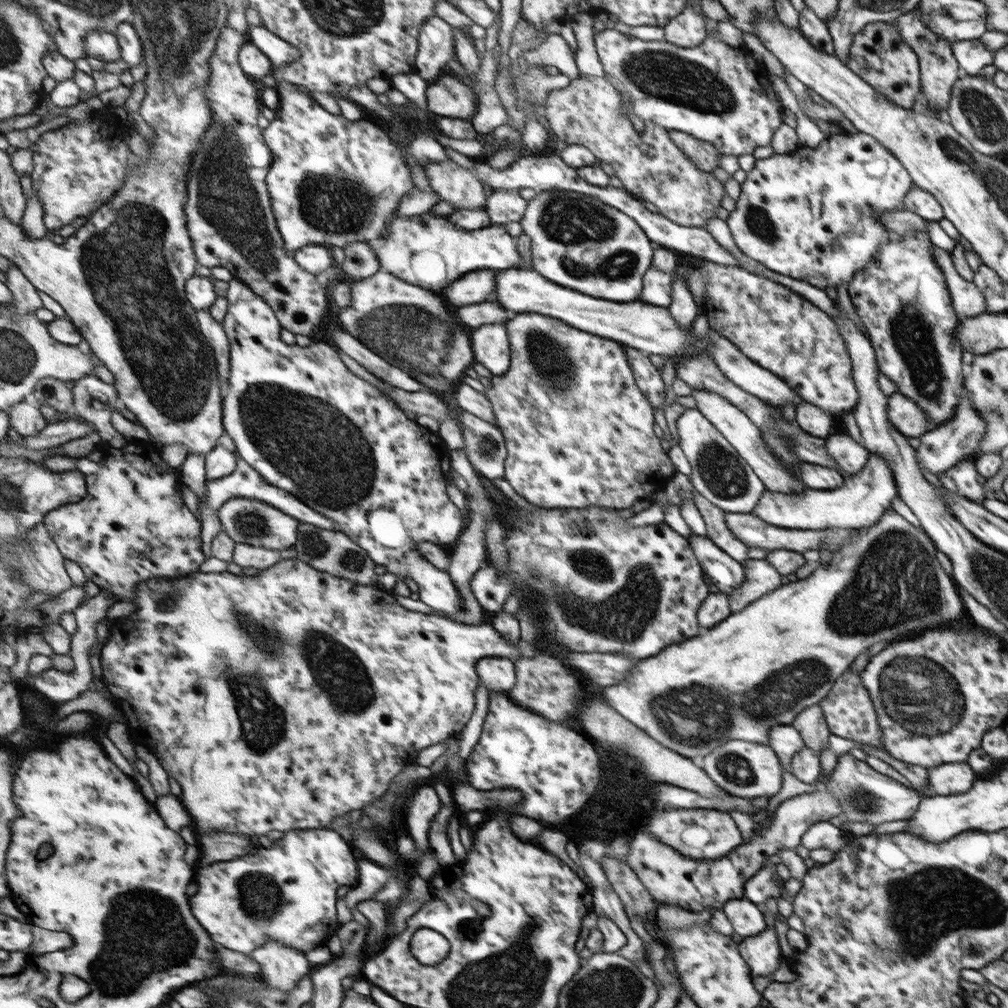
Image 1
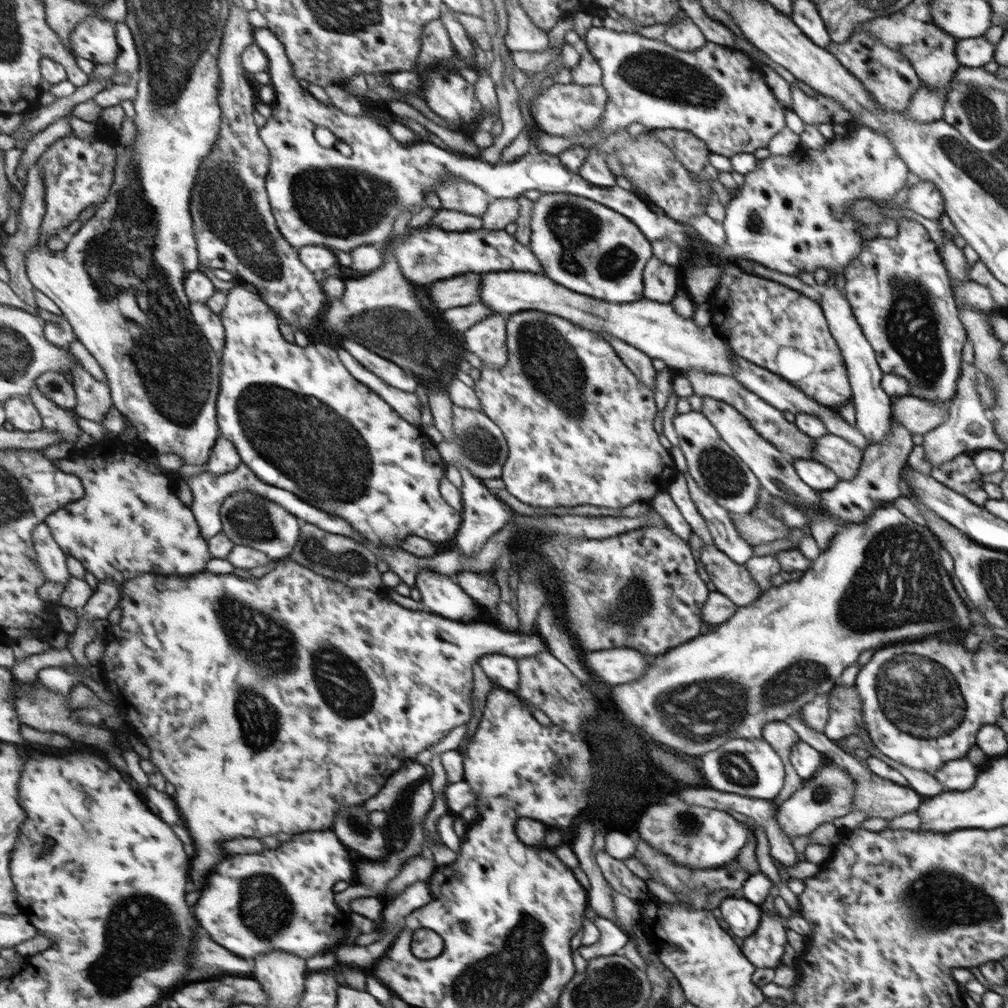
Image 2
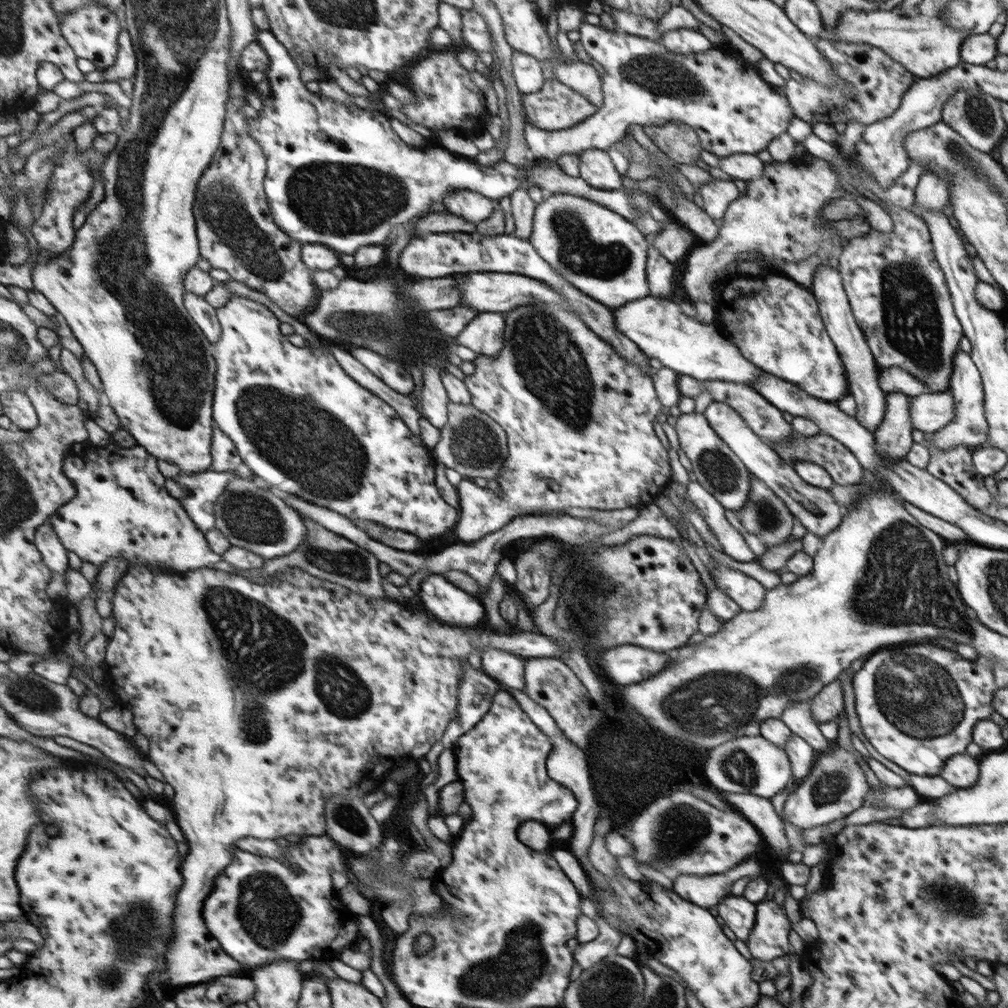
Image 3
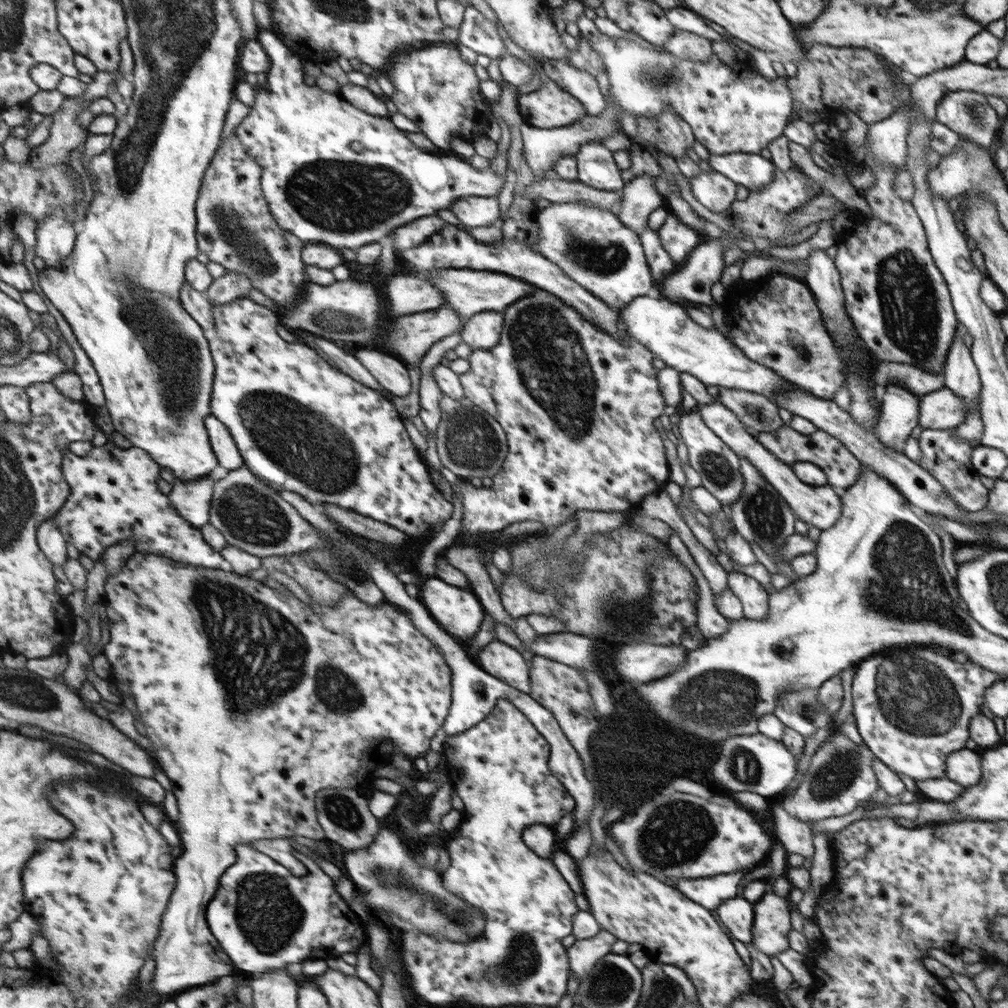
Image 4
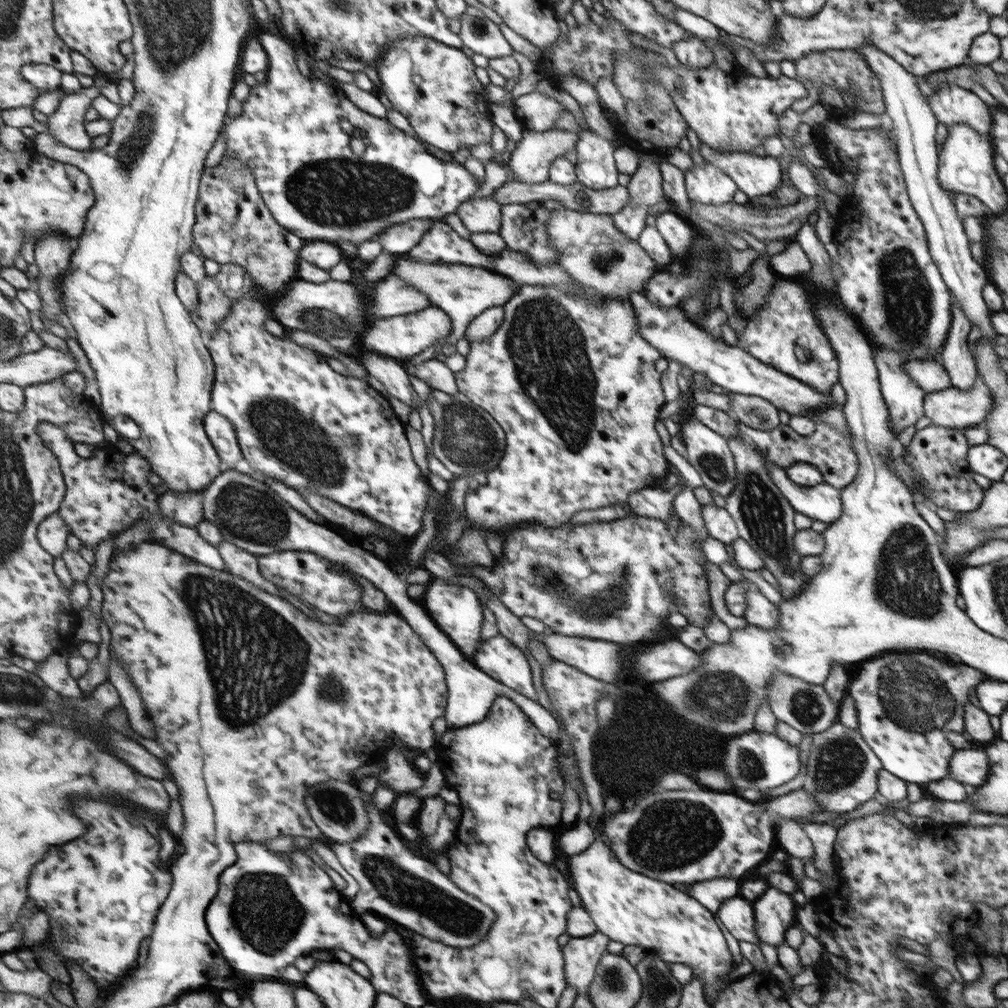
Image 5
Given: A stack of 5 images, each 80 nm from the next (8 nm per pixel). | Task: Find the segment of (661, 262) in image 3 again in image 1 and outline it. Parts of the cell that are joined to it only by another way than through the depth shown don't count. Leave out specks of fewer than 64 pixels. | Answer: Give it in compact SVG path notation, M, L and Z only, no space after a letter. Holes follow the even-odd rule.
M653 266L644 272L640 302L666 307L671 300L673 272L661 272Z

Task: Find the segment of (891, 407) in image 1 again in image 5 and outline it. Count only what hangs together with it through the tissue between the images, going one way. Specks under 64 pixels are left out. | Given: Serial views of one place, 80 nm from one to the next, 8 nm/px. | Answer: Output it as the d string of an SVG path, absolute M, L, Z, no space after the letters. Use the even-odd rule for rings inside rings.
M979 373L969 390L949 387L924 396L924 416L931 426L962 429L976 425L992 407L992 398Z

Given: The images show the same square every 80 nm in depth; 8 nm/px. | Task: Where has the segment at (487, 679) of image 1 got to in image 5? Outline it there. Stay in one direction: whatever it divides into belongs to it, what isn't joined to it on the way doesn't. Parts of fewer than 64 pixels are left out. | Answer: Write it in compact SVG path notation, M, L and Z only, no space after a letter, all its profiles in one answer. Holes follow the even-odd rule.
M497 634L482 642L473 662L492 676L493 680L516 690L520 695L536 700L527 660L521 649L504 635Z

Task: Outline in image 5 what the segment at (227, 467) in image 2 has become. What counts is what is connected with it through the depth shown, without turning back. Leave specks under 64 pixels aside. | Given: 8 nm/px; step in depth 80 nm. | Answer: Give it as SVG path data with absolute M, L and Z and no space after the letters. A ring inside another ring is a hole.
M211 410L204 418L204 423L209 438L223 463L229 467L235 466L241 458L244 458L238 441L236 426L226 416Z

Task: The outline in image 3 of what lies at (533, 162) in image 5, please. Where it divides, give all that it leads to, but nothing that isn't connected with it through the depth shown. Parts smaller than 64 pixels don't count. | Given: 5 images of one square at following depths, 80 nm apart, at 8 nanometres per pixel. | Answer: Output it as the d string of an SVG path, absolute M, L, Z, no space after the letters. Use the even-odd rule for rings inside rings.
M581 22L577 28L578 40L588 56L603 68L600 77L602 102L600 108L588 119L582 120L571 128L546 131L525 122L524 139L530 160L547 159L555 161L564 154L579 154L587 149L608 150L624 137L629 124L642 127L649 124L663 124L668 120L676 120L690 126L698 136L702 148L725 157L730 154L756 154L767 148L767 143L786 131L791 107L781 91L761 80L754 64L745 64L739 54L725 56L715 50L715 46L695 54L677 54L667 50L657 40L622 33L618 30L608 31L598 26Z

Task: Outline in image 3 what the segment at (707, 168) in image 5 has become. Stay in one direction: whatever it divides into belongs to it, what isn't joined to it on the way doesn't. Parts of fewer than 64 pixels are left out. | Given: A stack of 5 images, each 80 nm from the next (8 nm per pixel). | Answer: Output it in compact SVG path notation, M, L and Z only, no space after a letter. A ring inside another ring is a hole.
M719 181L704 183L699 187L699 194L703 199L703 212L709 218L723 218L727 206L738 197L737 188L731 181Z

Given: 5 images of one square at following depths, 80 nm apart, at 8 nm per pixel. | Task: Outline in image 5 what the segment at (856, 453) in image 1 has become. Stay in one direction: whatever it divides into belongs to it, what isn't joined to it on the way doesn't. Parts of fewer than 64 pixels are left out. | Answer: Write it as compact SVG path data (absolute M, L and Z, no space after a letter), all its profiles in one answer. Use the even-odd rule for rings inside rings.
M736 421L736 425L740 436L751 443L755 443L756 448L767 458L767 461L771 461L781 468L788 468L795 462L812 464L821 473L823 483L830 484L833 488L839 490L855 478L858 460L850 441L840 432L822 422L815 422L813 434L807 436L797 434L788 424L779 424L767 431L749 428L738 421Z

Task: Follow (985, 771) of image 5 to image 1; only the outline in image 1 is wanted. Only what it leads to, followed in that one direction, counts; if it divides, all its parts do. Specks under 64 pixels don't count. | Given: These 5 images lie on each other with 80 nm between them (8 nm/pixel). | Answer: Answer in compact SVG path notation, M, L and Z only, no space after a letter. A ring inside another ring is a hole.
M967 762L941 763L928 770L929 784L921 788L924 796L960 795L967 792L976 781L977 775Z

